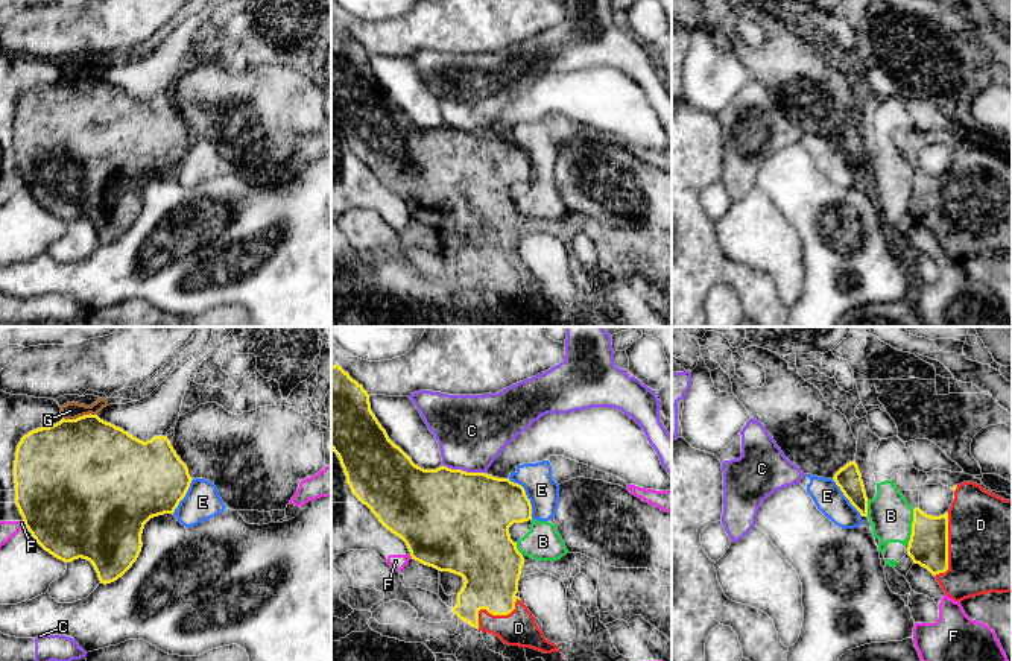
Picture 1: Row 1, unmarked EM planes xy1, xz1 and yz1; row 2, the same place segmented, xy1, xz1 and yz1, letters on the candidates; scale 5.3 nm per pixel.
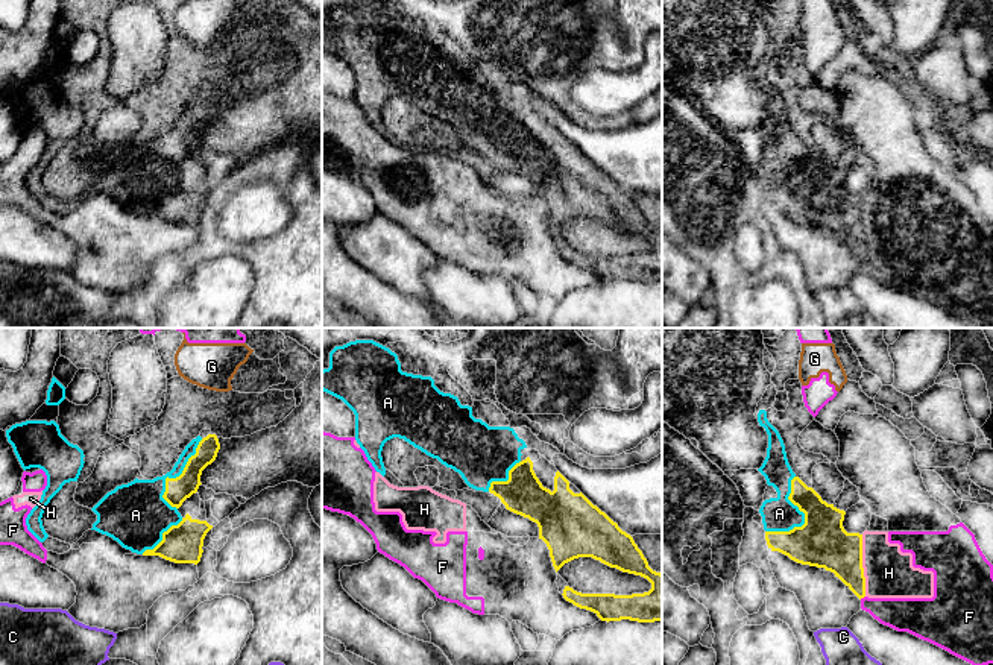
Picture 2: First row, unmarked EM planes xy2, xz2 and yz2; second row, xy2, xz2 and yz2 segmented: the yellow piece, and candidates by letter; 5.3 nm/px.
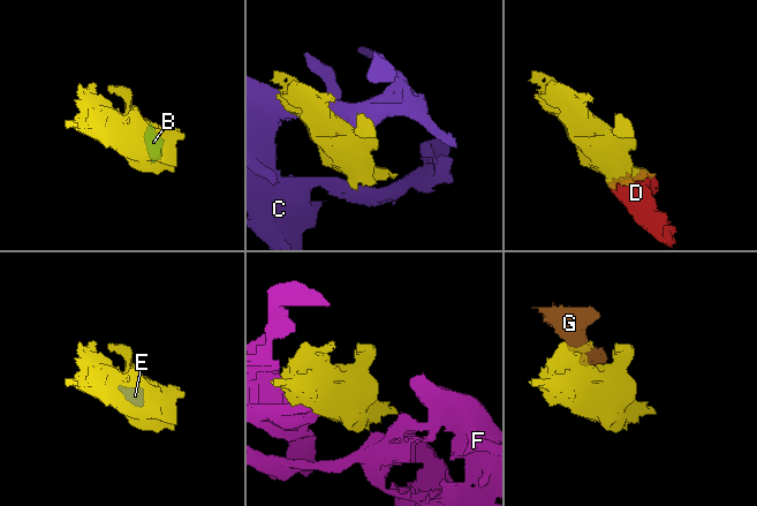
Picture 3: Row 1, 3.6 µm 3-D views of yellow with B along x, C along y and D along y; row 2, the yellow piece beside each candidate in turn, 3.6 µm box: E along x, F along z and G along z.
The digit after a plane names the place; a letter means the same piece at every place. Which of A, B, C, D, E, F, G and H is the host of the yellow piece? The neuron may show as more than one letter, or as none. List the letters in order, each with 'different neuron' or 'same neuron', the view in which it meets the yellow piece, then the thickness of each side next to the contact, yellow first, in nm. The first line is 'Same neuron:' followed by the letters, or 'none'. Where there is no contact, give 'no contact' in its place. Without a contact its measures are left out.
Same neuron: A, D
A: same neuron | yz2 | 280/180 nm
B: different neuron | yz1 | 200/240 nm
C: different neuron | xz1 | 500/380 nm
D: same neuron | yz1 | 200/500 nm
E: different neuron | xz1 | 360/170 nm
F: different neuron | xy1 | 500/90 nm
G: different neuron | xy1 | 480/90 nm
H: different neuron | yz2 | 280/260 nm

